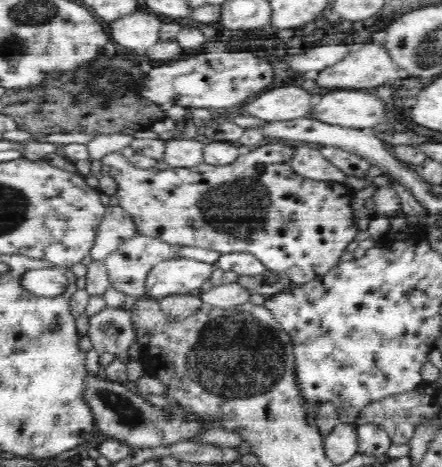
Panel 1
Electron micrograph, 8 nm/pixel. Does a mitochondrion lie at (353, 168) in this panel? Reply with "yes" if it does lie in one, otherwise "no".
no

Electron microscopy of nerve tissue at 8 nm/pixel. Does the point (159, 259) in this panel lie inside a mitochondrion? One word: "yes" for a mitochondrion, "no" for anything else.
no

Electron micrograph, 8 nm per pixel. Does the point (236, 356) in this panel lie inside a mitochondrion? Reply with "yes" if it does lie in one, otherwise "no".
yes

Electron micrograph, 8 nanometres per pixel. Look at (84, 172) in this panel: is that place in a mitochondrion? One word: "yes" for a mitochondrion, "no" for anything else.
no

